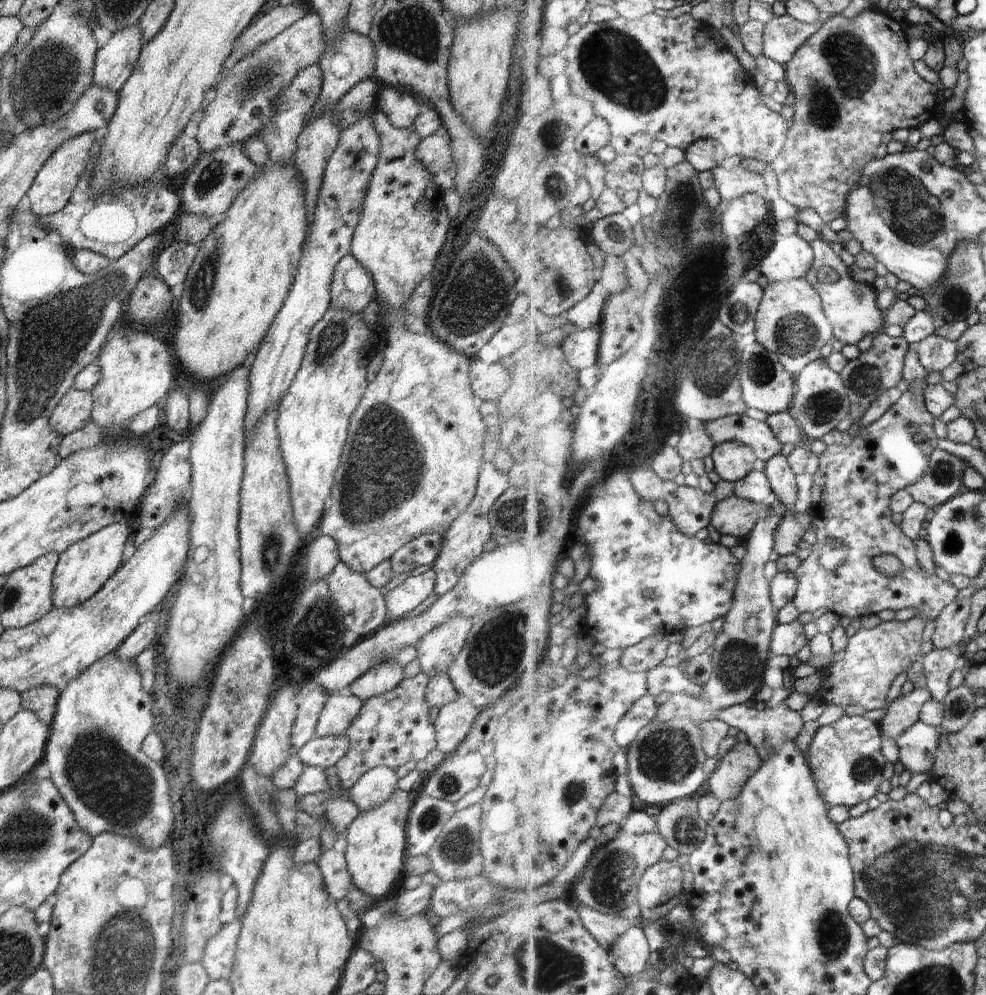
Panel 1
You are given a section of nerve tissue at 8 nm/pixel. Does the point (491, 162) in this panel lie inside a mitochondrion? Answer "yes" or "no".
no

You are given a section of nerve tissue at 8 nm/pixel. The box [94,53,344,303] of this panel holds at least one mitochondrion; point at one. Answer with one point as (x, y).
(214, 173)

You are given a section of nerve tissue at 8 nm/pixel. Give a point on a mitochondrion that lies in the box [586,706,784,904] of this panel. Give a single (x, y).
(666, 756)

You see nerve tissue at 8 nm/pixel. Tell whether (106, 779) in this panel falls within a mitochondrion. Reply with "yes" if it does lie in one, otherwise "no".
yes

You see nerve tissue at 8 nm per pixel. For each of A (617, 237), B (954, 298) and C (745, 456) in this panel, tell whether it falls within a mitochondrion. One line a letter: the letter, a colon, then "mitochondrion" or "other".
A: mitochondrion
B: mitochondrion
C: other

